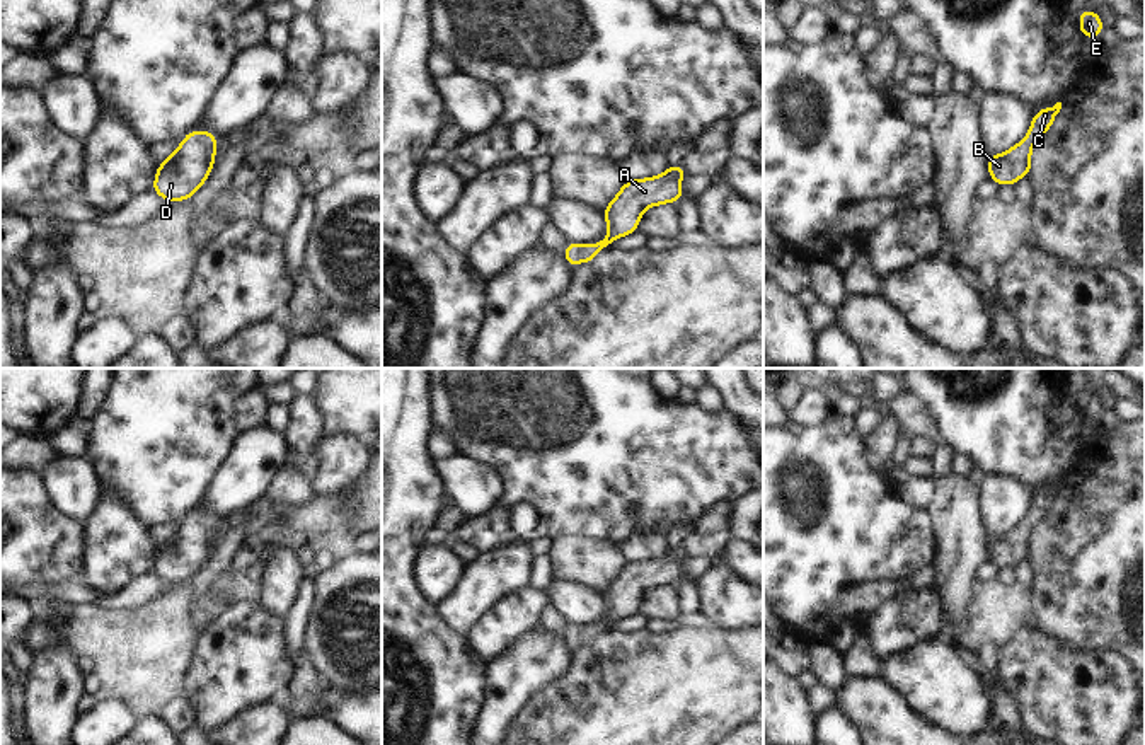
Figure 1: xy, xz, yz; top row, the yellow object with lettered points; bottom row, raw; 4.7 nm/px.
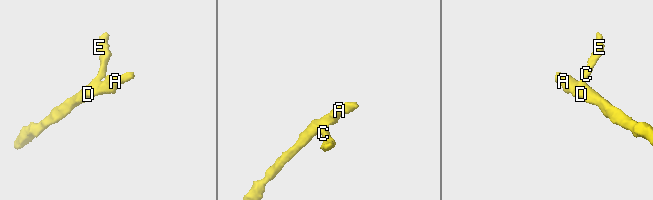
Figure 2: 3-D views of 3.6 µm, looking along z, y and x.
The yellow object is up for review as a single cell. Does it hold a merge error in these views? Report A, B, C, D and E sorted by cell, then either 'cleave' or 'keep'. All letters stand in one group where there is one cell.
groups A B C D E; keep

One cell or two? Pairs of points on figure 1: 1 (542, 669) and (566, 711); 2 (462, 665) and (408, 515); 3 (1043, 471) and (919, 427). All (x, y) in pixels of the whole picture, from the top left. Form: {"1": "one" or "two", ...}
{"1": "two", "2": "one", "3": "two"}

